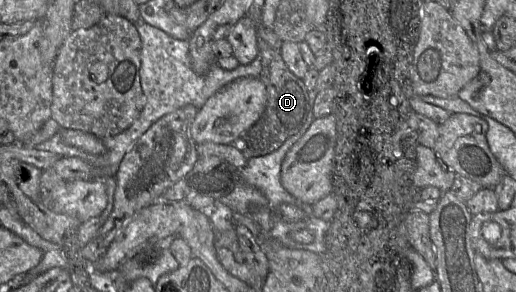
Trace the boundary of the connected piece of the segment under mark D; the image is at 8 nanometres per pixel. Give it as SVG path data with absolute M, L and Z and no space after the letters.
M262 36L258 38L258 45L262 61L260 79L267 90L266 108L258 121L232 143L247 159L265 156L280 148L289 137L300 131L309 111L309 91L303 79L290 71L280 50L270 46Z

